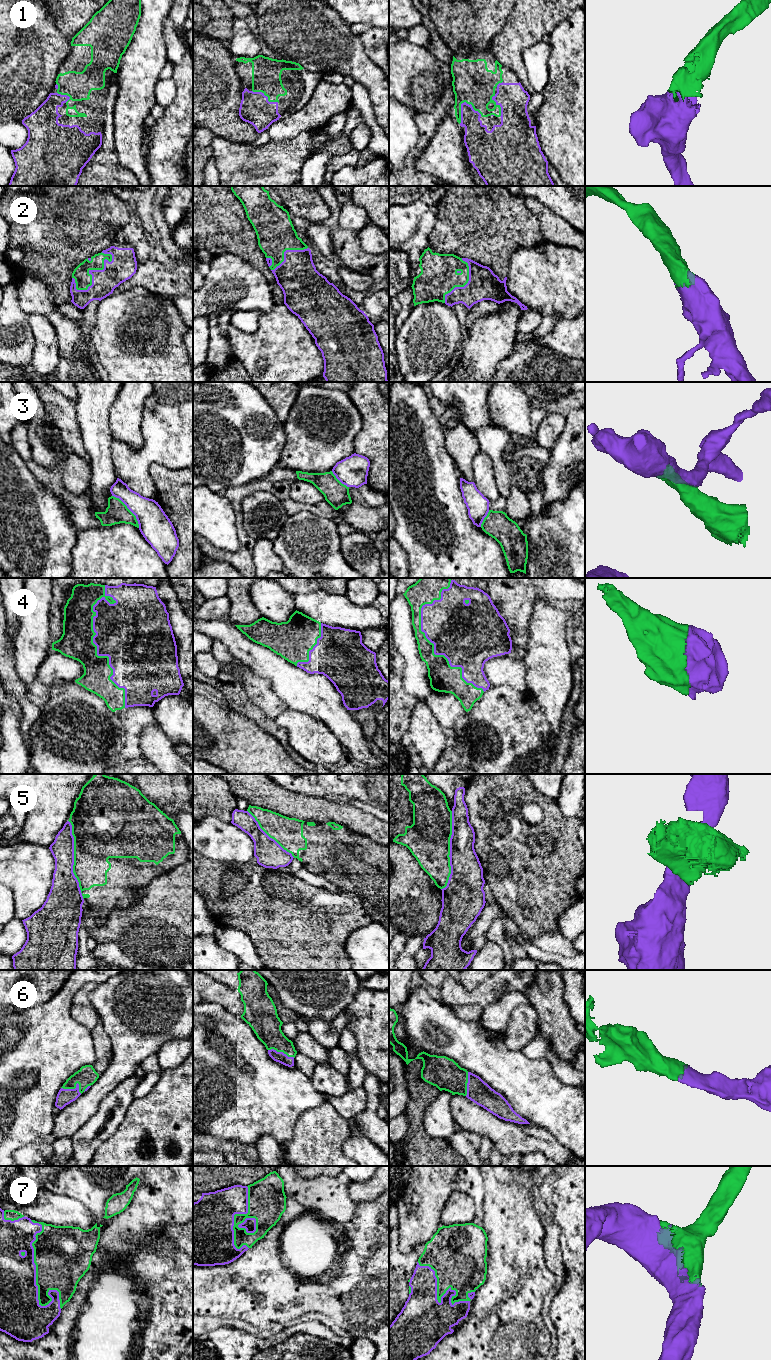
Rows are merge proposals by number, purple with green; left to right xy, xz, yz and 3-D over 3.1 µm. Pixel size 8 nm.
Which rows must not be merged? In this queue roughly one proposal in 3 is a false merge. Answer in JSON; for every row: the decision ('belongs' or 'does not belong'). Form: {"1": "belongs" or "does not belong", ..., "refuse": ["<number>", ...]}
{"1": "belongs", "2": "belongs", "3": "does not belong", "4": "belongs", "5": "does not belong", "6": "belongs", "7": "belongs", "refuse": ["3", "5"]}

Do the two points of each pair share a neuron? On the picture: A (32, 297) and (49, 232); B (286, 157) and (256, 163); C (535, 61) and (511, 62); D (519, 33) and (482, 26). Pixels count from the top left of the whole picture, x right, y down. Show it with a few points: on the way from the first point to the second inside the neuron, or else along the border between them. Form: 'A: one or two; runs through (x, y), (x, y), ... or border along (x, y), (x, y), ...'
A: two; border along (15, 283), (24, 277), (36, 276), (54, 294)
B: one; runs through (279, 163), (263, 163)
C: two; border along (537, 42), (522, 52), (525, 76), (529, 84)
D: two; border along (512, 10), (502, 28), (487, 47)

